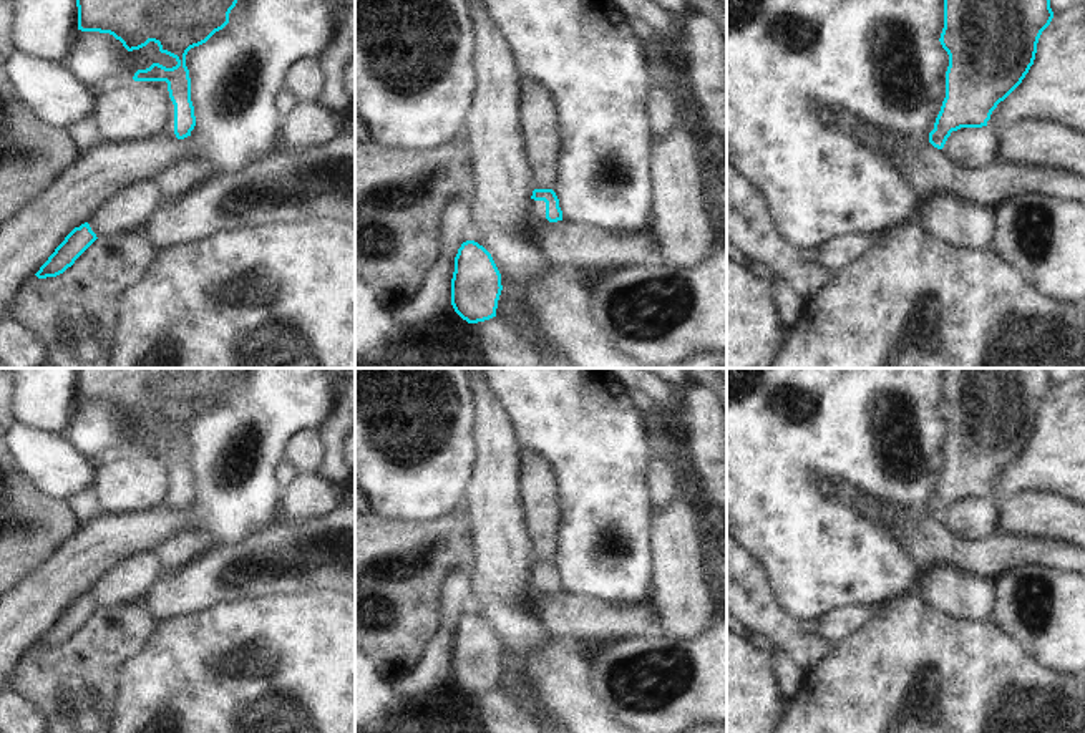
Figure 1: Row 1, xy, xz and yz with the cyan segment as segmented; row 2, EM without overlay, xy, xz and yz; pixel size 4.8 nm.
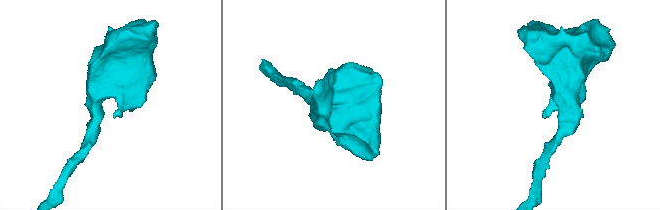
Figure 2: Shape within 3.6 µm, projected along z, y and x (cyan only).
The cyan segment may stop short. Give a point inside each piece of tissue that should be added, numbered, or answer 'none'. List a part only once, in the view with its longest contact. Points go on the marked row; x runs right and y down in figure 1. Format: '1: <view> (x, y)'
1: xy (168, 130)

